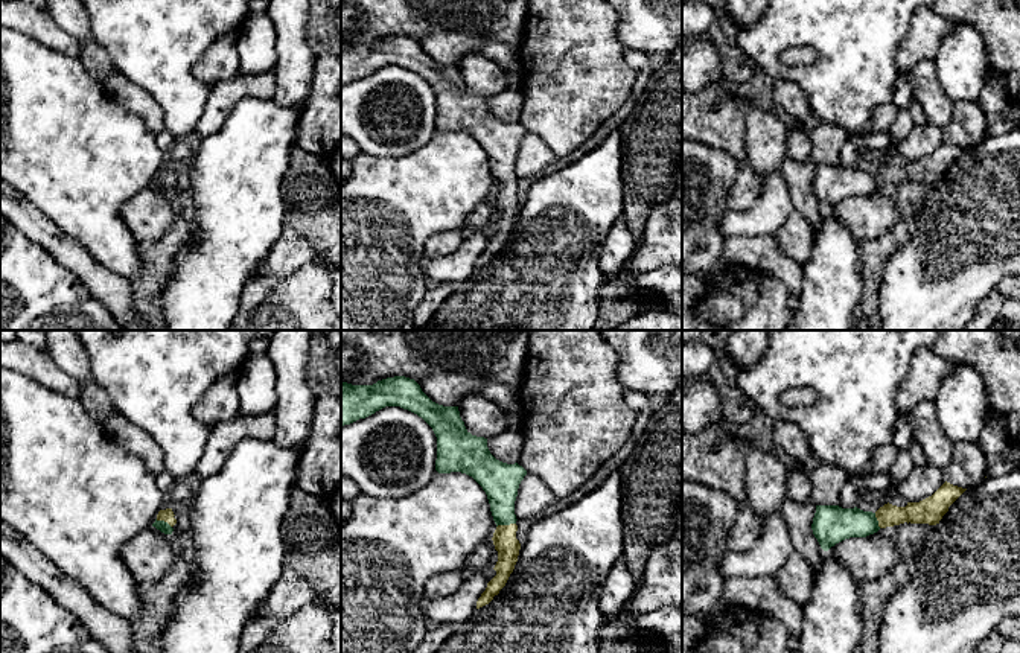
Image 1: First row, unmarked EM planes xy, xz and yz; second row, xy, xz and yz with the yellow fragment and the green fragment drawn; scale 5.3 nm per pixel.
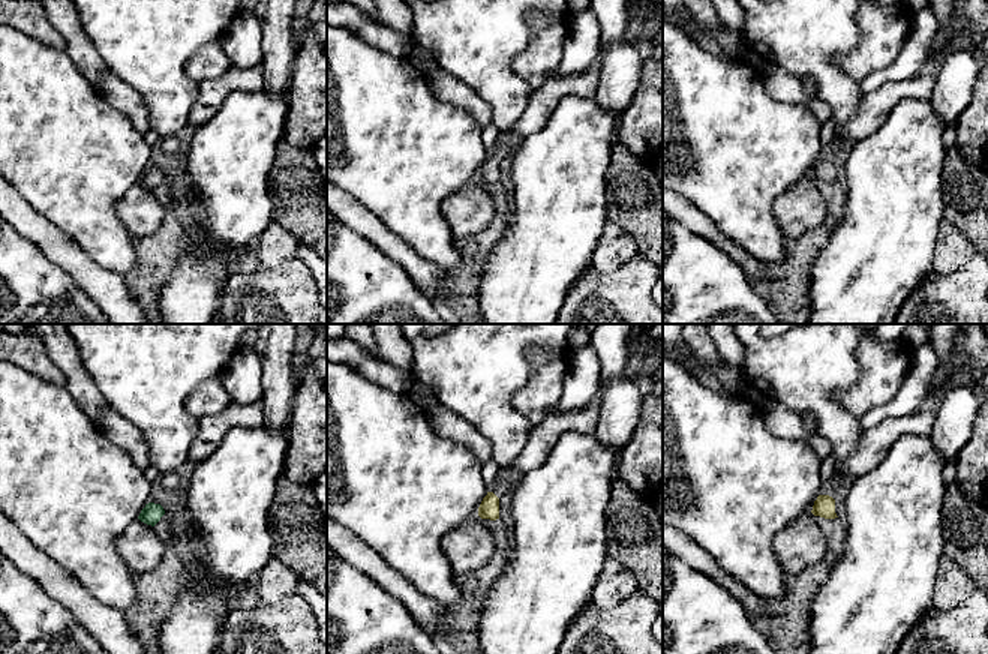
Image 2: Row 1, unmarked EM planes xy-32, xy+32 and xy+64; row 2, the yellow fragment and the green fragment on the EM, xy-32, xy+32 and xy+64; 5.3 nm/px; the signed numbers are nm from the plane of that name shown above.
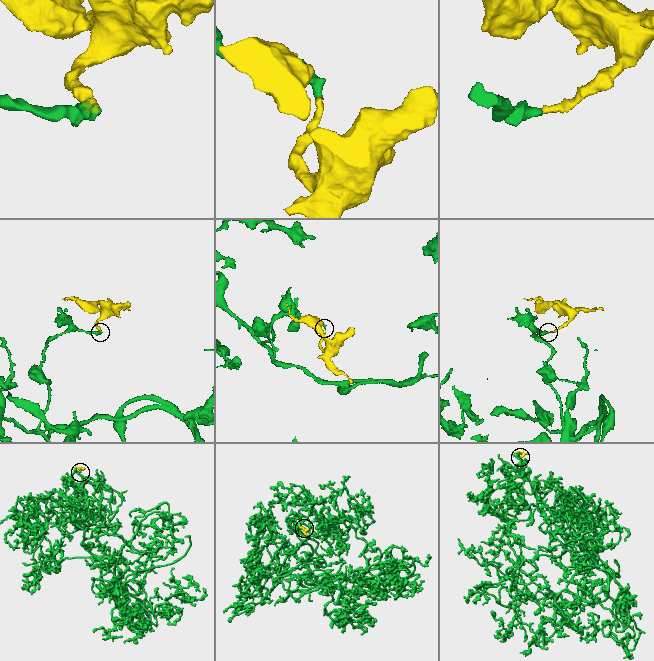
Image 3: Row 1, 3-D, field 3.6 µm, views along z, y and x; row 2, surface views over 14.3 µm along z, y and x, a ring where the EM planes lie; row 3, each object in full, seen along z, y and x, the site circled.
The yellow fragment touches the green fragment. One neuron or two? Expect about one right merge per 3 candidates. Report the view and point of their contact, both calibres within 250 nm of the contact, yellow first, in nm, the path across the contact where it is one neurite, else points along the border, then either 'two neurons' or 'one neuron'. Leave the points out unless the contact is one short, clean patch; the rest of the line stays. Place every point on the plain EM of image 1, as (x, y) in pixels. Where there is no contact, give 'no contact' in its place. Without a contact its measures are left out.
xz (506, 184) | 130/200 nm | across xz (504, 198), (506, 184), (500, 140) | one neuron

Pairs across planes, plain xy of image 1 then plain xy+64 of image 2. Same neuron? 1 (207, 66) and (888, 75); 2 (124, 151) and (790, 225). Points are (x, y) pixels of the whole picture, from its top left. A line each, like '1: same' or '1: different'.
1: different
2: different

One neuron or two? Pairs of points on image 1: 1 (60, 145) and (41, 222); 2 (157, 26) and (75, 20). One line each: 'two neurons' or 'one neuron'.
1: two neurons
2: two neurons

